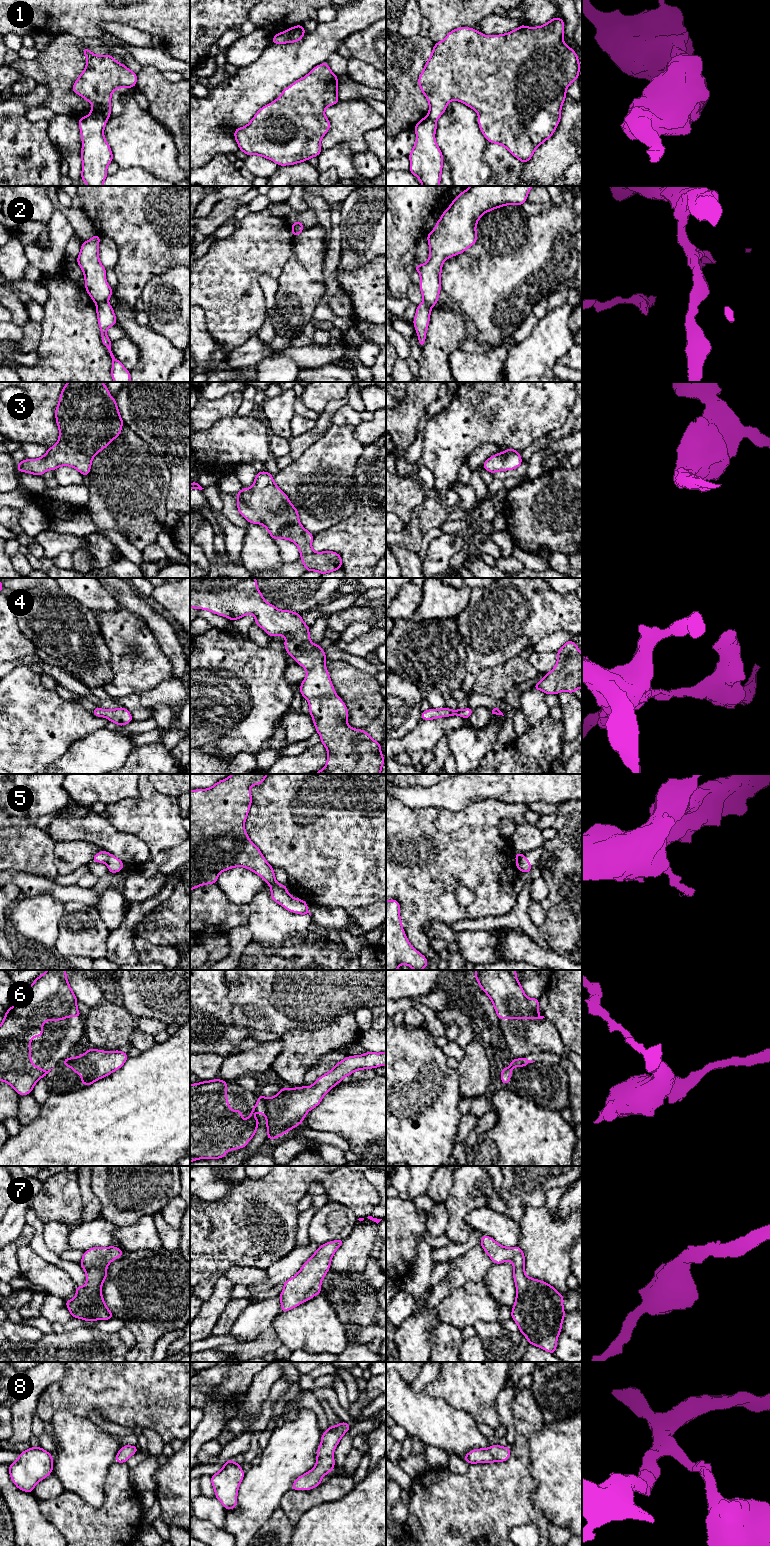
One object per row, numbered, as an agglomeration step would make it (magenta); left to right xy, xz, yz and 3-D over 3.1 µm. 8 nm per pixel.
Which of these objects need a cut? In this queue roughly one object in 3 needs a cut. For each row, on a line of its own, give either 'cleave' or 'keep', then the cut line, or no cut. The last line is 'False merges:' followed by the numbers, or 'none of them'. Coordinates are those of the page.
1: cleave; cut in xy along (90, 114), (107, 119)
2: cleave; cut in xy along (106, 301), (96, 304)
3: keep; no cut
4: keep; no cut
5: cleave; cut in xy along (110, 854), (106, 863)
6: cleave; cut in xz along (260, 1095), (256, 1109)
7: keep; no cut
8: keep; no cut
False merges: 1, 2, 5, 6

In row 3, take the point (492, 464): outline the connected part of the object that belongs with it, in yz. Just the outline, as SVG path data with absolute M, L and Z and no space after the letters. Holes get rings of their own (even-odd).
M507 448L505 452L499 452L488 458L483 464L483 469L493 474L498 471L514 470L518 468L522 462L523 460L520 457L519 451Z

